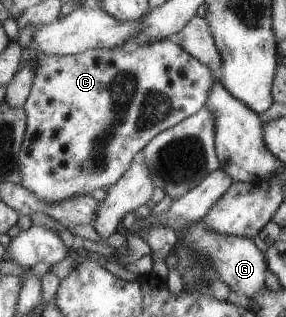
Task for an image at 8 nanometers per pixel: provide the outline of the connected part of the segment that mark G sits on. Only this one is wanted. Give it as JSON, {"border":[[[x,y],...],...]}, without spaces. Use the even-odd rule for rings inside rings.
{"border":[[[201,218],[199,222],[195,222],[191,226],[185,226],[183,230],[179,230],[177,236],[181,242],[185,242],[189,248],[193,248],[193,252],[205,252],[205,256],[209,256],[209,260],[213,260],[217,272],[221,274],[225,284],[232,291],[253,299],[267,286],[267,270],[270,268],[268,267],[266,252],[261,252],[253,239],[215,232],[213,228],[209,228],[205,224],[205,218]]]}

